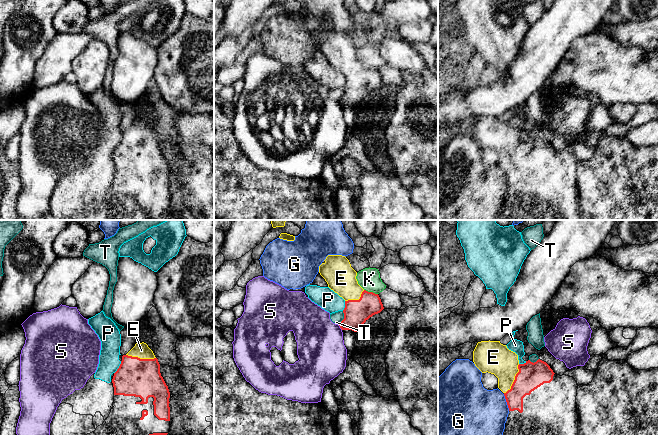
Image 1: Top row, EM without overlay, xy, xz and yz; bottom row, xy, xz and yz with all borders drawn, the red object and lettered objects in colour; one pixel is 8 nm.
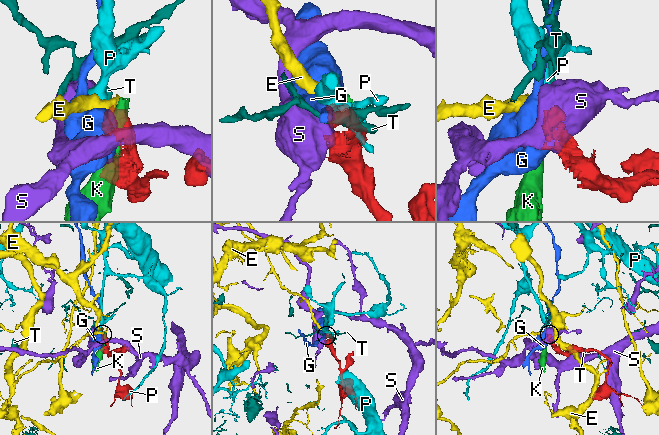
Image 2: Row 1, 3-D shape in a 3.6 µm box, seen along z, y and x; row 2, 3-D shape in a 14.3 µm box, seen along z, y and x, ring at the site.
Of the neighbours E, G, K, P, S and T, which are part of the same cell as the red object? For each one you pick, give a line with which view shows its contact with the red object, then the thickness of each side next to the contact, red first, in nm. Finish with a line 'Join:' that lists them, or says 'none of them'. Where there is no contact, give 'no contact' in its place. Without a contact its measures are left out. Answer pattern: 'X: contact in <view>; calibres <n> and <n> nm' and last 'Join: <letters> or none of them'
E: contact in yz; calibres 220 and 260 nm
Join: E

